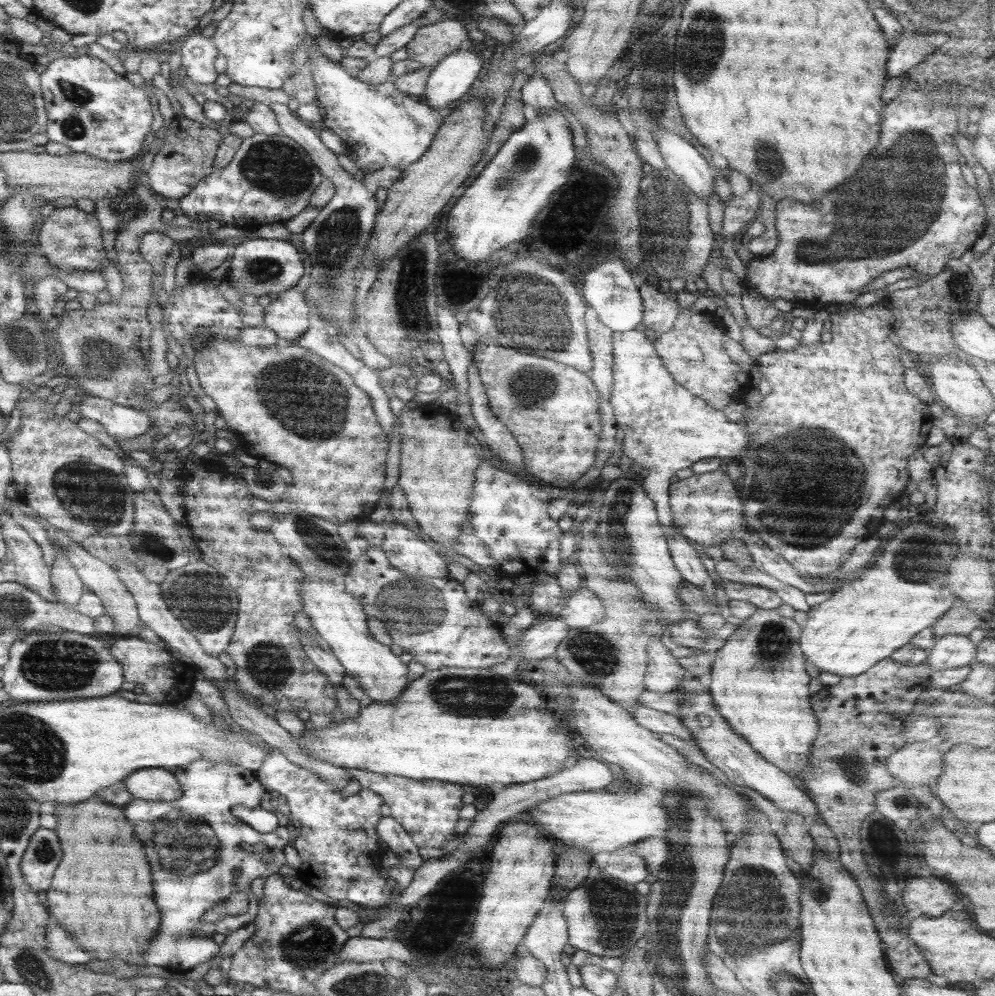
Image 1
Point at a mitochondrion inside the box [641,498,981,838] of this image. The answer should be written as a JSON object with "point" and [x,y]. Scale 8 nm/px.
{"point":[911,551]}

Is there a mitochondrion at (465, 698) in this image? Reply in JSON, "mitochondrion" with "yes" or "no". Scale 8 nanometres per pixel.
{"mitochondrion":"yes"}

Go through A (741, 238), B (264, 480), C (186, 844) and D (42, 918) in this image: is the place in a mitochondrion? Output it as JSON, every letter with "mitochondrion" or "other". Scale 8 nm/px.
{"A":"other","B":"mitochondrion","C":"mitochondrion","D":"other"}

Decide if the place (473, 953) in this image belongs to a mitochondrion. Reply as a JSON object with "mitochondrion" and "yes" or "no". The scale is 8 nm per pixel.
{"mitochondrion":"no"}

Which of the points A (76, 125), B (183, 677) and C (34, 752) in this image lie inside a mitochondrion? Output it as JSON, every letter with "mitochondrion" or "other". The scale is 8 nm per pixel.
{"A":"mitochondrion","B":"other","C":"mitochondrion"}

